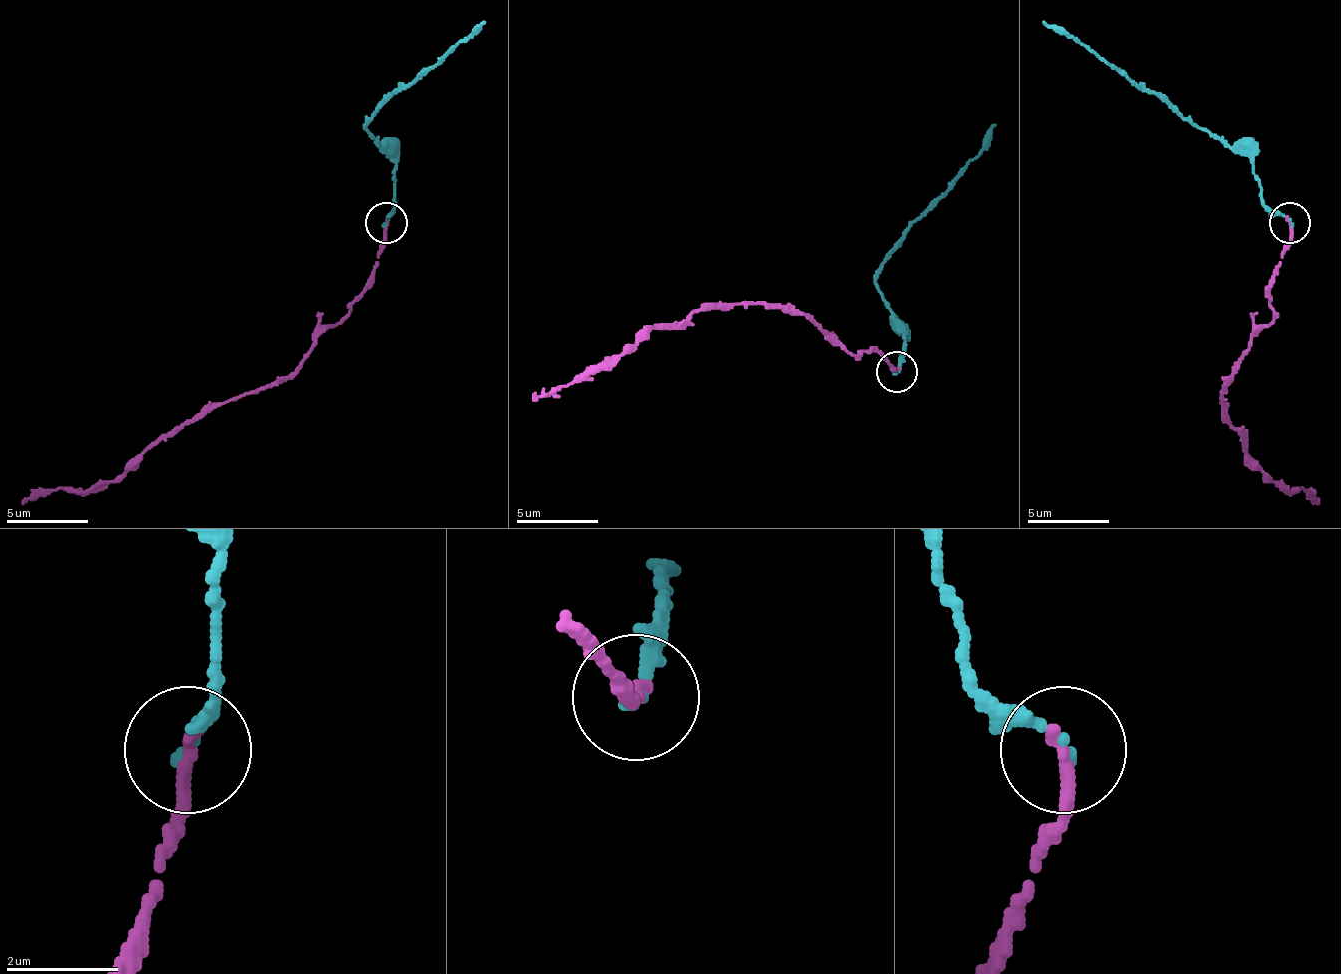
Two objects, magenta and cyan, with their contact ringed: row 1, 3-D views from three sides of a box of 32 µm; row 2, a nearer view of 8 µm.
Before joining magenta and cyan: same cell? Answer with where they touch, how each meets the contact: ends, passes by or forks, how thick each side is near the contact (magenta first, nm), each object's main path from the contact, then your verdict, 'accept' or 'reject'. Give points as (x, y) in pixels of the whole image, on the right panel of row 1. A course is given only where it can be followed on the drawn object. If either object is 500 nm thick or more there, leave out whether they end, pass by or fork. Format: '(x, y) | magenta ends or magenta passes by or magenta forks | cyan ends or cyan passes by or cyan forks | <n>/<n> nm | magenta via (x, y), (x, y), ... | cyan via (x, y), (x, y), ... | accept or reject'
(1290, 222) | magenta ends | cyan ends | 300/190 nm | magenta via (1289, 223), (1289, 248), (1268, 293), (1272, 318), (1231, 367), (1223, 417), (1285, 491), (1301, 486), (1318, 503) | cyan via (1293, 223), (1264, 203), (1252, 162), (1190, 125), (1067, 30), (1042, 22) | accept

